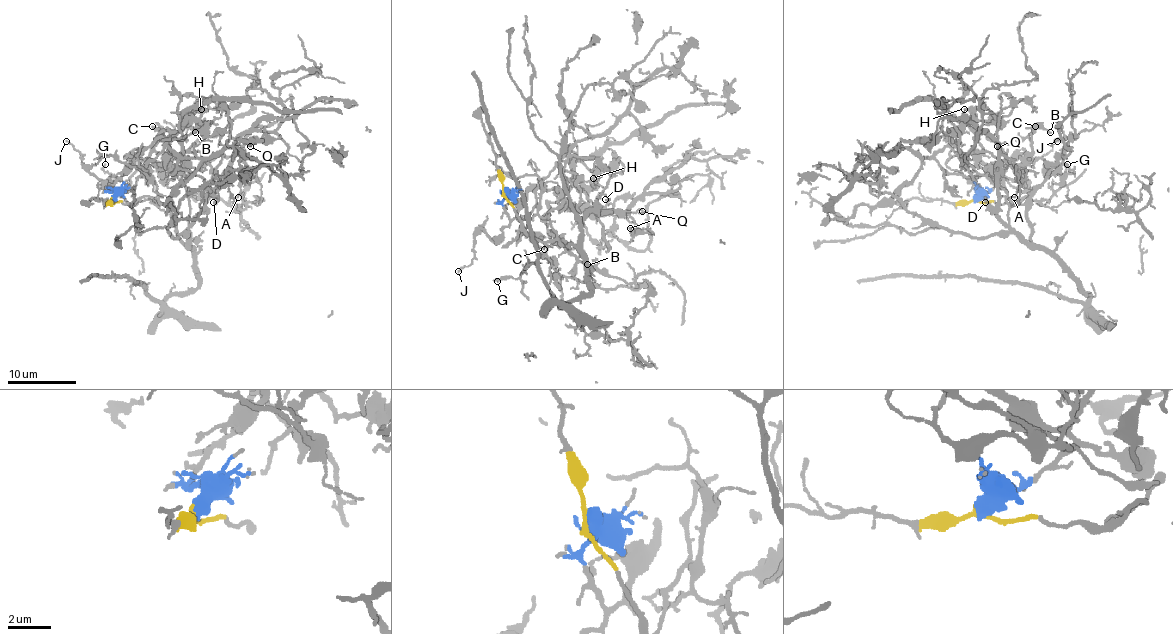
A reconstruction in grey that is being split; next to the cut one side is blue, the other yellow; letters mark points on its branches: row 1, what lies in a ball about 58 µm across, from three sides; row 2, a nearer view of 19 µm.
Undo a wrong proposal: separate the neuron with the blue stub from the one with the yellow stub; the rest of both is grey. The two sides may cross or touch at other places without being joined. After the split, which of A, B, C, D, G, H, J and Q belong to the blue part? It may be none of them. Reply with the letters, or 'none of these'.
B, C, H, J

